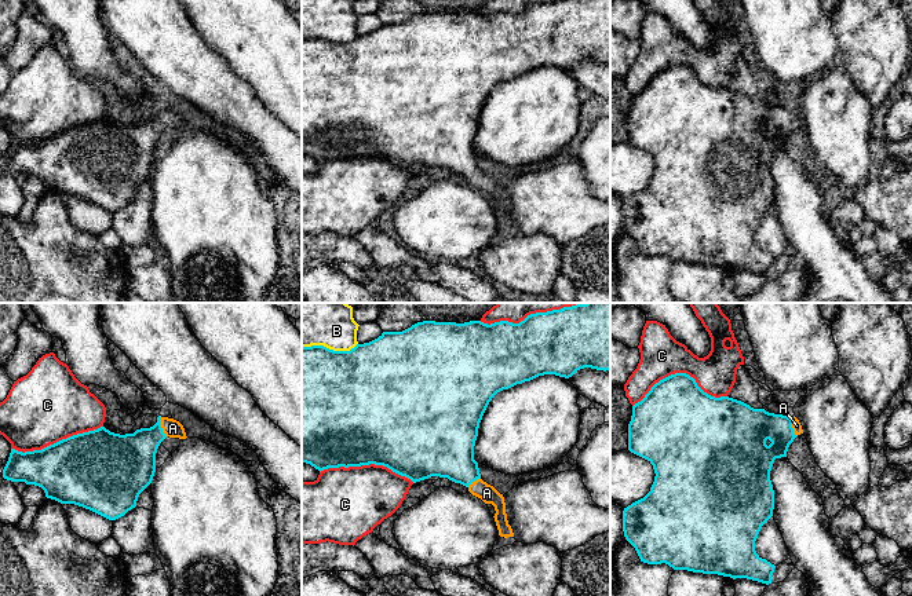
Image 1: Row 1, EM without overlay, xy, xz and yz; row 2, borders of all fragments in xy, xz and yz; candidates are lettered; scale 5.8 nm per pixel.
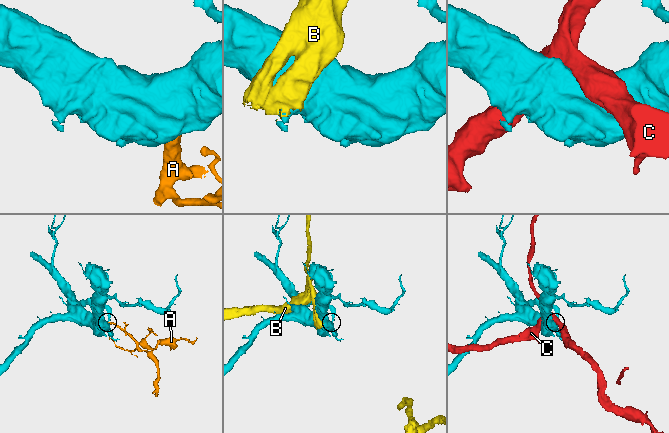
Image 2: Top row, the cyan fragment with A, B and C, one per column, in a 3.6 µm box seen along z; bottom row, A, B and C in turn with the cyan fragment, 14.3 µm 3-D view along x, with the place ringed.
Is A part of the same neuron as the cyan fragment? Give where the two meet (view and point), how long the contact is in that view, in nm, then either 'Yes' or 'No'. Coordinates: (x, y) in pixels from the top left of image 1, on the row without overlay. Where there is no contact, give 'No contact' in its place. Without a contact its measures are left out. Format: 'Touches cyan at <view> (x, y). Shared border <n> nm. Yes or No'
Touches cyan at xy (160, 119). Shared border 120 nm. Yes

